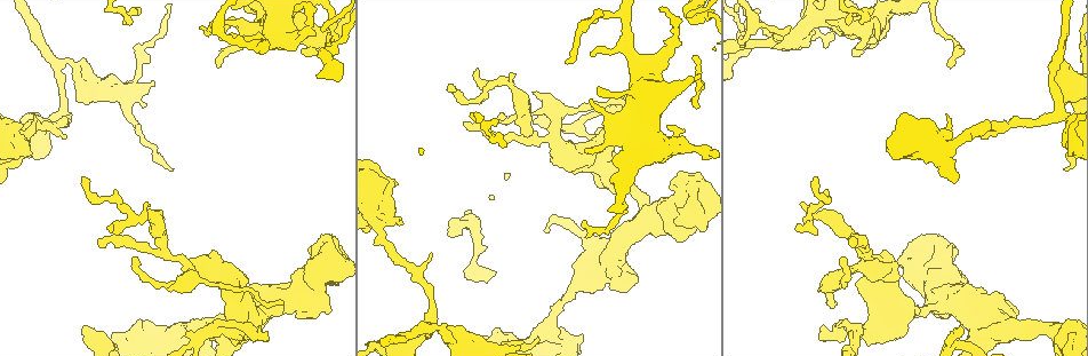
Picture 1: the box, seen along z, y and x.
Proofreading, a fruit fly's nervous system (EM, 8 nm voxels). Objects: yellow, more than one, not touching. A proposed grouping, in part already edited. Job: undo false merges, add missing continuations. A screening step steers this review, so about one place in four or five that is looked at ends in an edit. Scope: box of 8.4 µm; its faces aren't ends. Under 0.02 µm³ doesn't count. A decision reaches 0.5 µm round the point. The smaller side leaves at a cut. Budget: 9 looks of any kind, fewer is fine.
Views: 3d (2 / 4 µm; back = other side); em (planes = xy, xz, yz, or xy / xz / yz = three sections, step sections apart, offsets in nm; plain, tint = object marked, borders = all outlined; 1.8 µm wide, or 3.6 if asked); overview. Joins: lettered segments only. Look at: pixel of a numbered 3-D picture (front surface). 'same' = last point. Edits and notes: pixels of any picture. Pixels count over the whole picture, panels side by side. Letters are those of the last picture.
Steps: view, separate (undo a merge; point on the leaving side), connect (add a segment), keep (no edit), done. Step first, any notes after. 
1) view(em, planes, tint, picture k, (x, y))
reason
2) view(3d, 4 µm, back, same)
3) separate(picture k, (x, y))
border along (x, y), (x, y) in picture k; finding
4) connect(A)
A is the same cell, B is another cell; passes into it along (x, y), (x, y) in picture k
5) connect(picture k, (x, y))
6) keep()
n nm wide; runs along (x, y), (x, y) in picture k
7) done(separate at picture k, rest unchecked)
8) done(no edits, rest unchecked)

view(em, planes, borders, picture 1, (273, 307))
sudden change in width

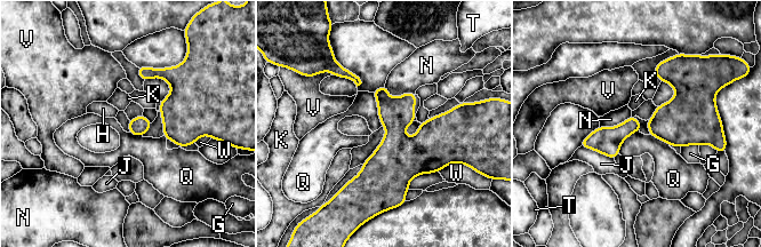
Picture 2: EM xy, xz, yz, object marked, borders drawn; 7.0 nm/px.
keep()
130 nm wide; G, H, J, K, N, Q, T, V and W are other cells; border along (373, 92), (382, 125) in picture 2; continuous, no second neuron

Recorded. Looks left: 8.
view(em, planes, tint, picture 1, (853, 329))

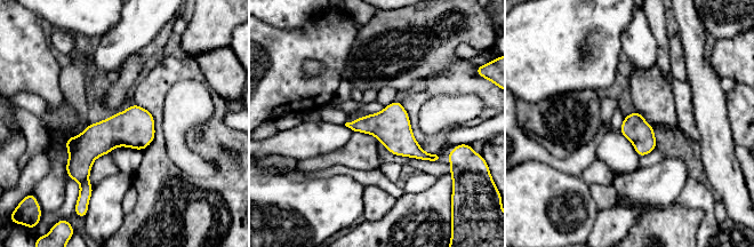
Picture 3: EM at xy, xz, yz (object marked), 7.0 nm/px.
view(em, planes, borders, same)

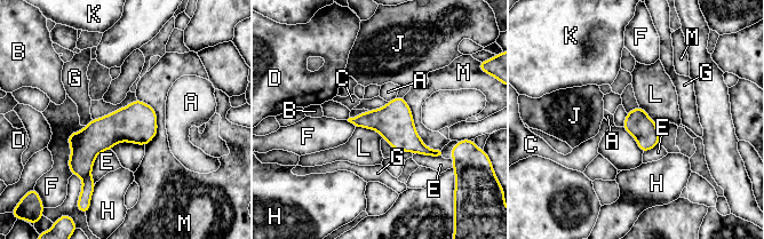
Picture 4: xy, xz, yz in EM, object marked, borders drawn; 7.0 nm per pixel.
keep()
A, B, C, D, E, F, G, H, J, K, L and M are other cells; border along (356, 126), (375, 129), (382, 137) in picture 4; all the same neuron

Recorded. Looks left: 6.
view(em, planes, borders, picture 1, (477, 70))
free end

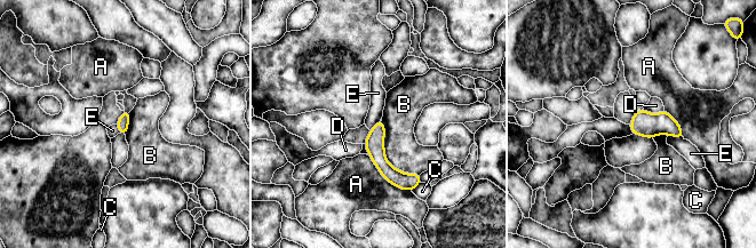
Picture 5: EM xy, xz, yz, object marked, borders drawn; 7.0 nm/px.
keep()
A, B, C, D and E are other cells; no lettered segment goes on from it

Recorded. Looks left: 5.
view(3d, 4 µm, picture 1, (219, 40))
free end

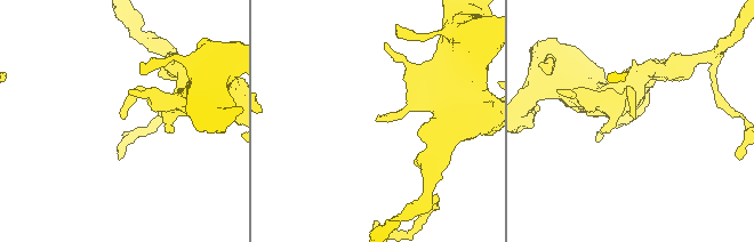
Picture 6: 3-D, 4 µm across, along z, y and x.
view(em, xy, step 4, borders, picture 6, (382, 118))
shape alone is not enough

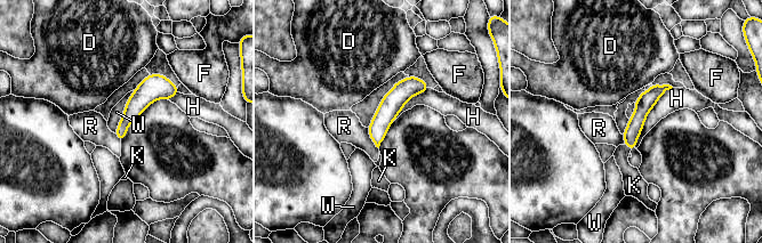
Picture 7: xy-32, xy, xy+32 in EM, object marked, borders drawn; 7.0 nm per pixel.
connect(K)
K is the same cell, D, F, H, R and W are other cells; it goes on there

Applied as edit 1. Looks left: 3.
done(connect at picture 7, rest unchecked)

